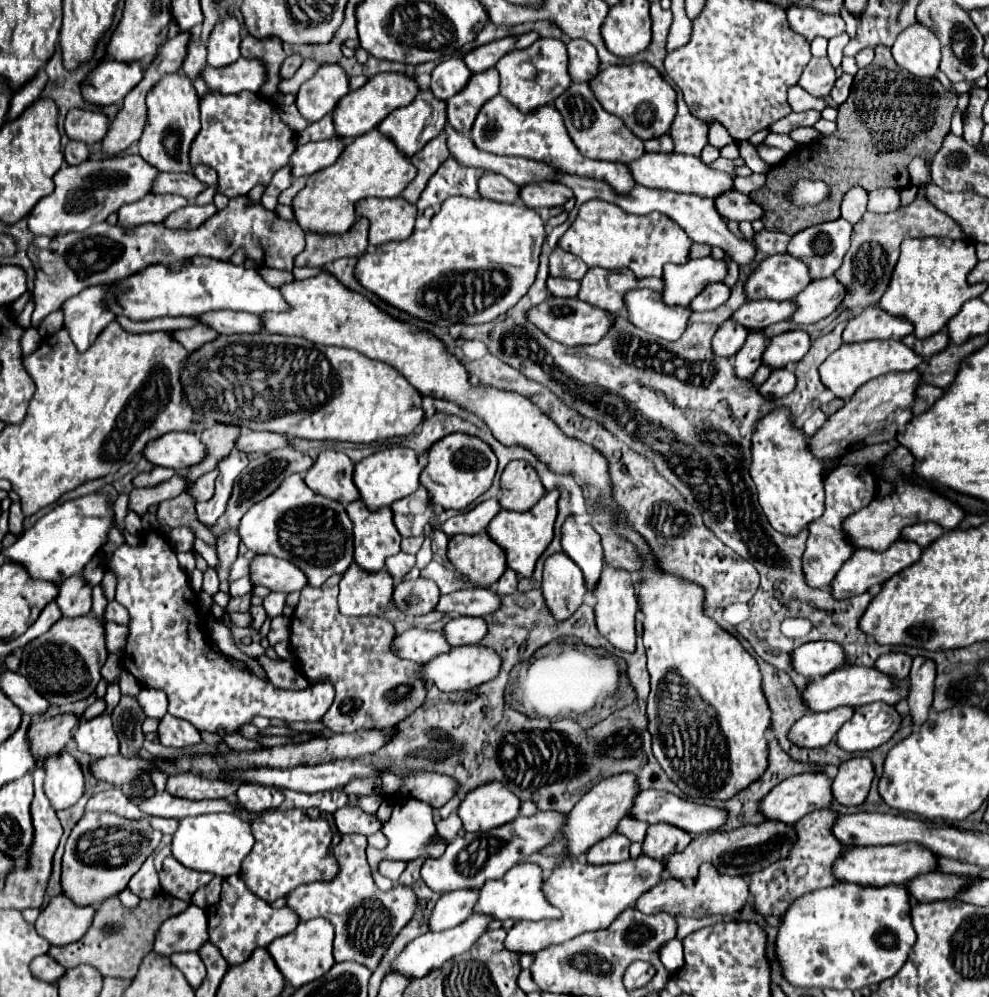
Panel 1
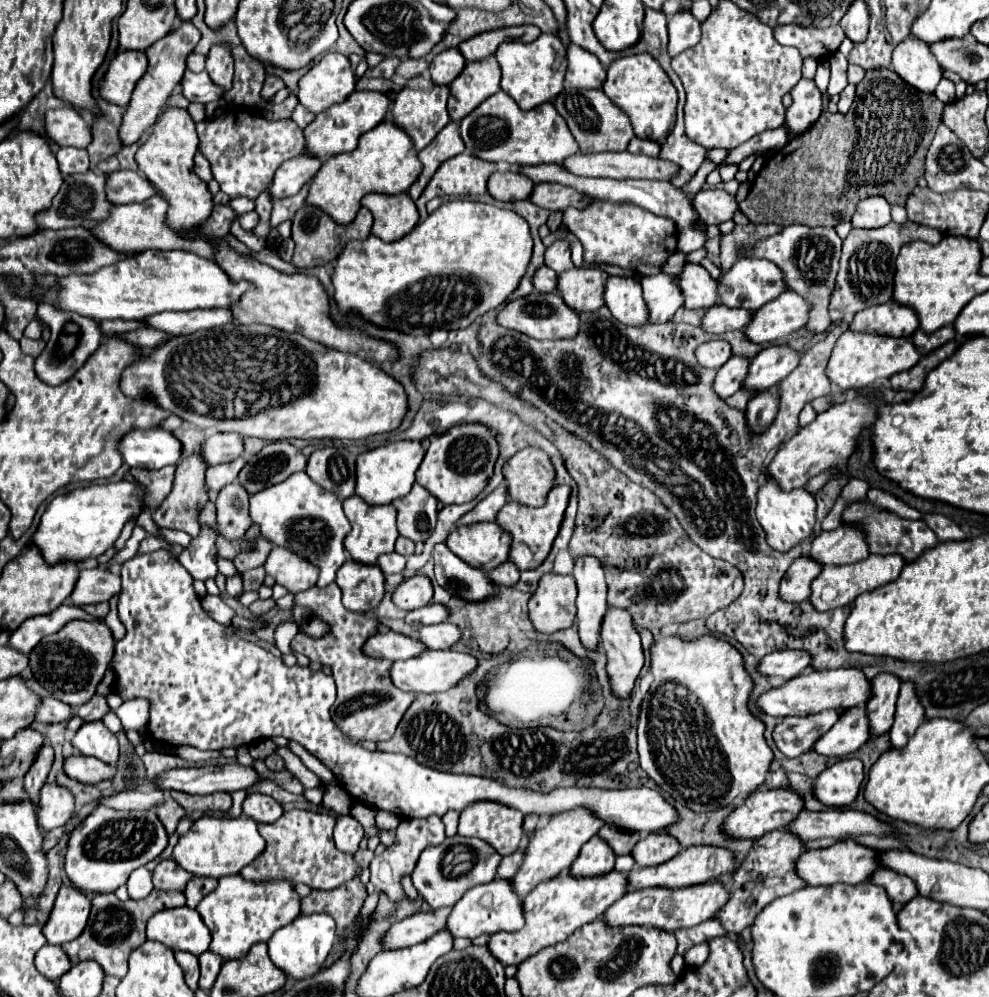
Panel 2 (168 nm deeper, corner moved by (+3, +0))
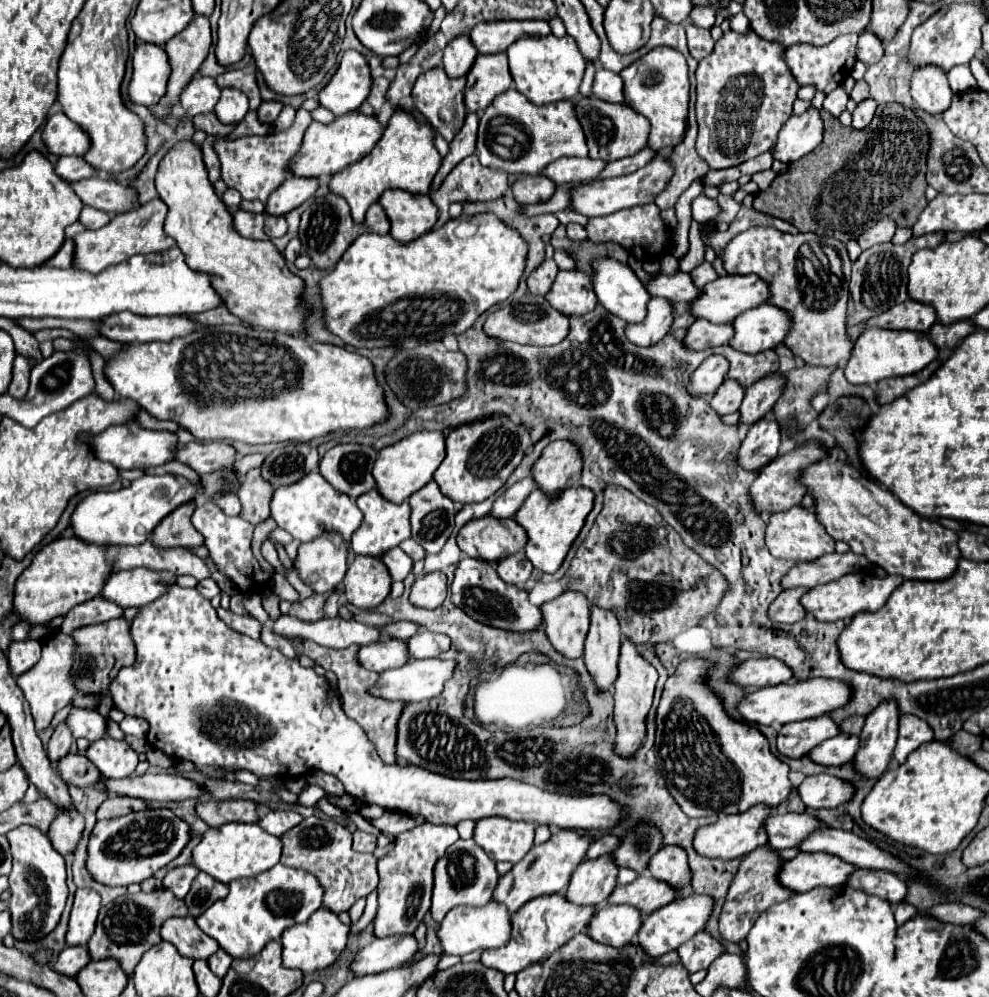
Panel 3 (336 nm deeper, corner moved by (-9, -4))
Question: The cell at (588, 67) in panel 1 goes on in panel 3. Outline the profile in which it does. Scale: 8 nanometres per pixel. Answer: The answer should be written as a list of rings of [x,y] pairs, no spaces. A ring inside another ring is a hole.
[[[598,68],[594,78],[594,96],[612,102],[612,104],[624,104],[624,90],[622,90],[622,78],[616,72]]]

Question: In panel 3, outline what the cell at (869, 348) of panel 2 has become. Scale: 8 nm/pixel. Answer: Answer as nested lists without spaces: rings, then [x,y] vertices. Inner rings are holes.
[[[868,328],[854,342],[854,350],[844,372],[846,372],[846,380],[852,384],[876,384],[878,380],[884,378],[920,372],[936,358],[938,358],[938,348],[934,346],[934,342],[928,338],[926,332]]]

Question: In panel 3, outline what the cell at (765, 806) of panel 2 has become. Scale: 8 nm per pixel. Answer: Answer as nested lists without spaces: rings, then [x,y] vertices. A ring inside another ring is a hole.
[[[750,808],[748,812],[736,814],[736,816],[720,816],[714,824],[702,826],[696,830],[692,846],[700,856],[706,858],[722,858],[722,860],[734,860],[742,858],[748,852],[756,850],[758,846],[764,846],[764,816],[768,816],[772,810],[770,808]]]

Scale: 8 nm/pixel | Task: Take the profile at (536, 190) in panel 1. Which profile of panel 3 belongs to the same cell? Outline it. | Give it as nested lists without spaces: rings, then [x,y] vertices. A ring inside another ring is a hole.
[[[658,152],[644,168],[626,174],[626,176],[618,176],[618,178],[608,178],[608,180],[600,180],[600,182],[592,182],[586,186],[580,186],[572,192],[572,208],[584,216],[608,216],[612,212],[624,210],[628,206],[638,206],[638,204],[650,204],[654,202],[654,198],[664,190],[664,186],[668,184],[668,180],[672,178],[674,168],[668,162],[668,158],[662,156],[662,152]]]

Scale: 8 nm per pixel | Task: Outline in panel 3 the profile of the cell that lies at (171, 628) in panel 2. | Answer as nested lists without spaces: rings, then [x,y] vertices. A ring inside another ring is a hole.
[[[174,584],[174,586],[170,586],[170,592],[162,596],[162,600],[154,600],[152,604],[142,606],[140,614],[132,620],[132,638],[134,638],[136,650],[138,650],[136,662],[132,666],[120,668],[118,676],[108,686],[108,692],[110,692],[112,702],[114,702],[114,708],[124,712],[126,716],[144,718],[148,722],[148,726],[150,726],[146,738],[148,738],[152,748],[158,748],[164,754],[172,756],[172,758],[178,756],[182,760],[190,760],[196,766],[196,770],[202,772],[208,778],[224,780],[224,774],[222,774],[224,770],[230,770],[230,772],[248,770],[248,772],[256,774],[258,778],[270,778],[270,776],[288,778],[288,774],[304,776],[310,770],[322,770],[326,774],[336,776],[344,784],[346,794],[354,796],[360,802],[374,802],[374,804],[380,804],[382,808],[388,808],[388,810],[400,810],[400,812],[408,812],[408,814],[422,814],[432,824],[450,824],[450,826],[456,826],[460,820],[466,820],[466,818],[480,820],[480,818],[488,818],[488,816],[504,816],[504,818],[510,818],[510,820],[528,820],[528,822],[534,822],[534,824],[548,824],[548,826],[552,824],[552,826],[558,826],[558,828],[586,828],[586,830],[590,830],[590,828],[610,828],[610,826],[614,826],[622,818],[620,806],[612,804],[612,800],[608,800],[606,796],[566,796],[566,794],[548,792],[548,790],[542,790],[542,788],[536,788],[536,786],[512,780],[512,778],[502,778],[502,780],[456,780],[456,778],[448,778],[448,776],[440,776],[440,774],[428,772],[424,768],[416,768],[412,764],[410,766],[400,766],[400,764],[386,766],[386,764],[380,764],[380,756],[376,756],[376,750],[372,748],[372,742],[368,740],[368,736],[364,736],[364,730],[354,720],[350,720],[344,714],[338,696],[328,688],[328,682],[326,682],[324,676],[318,676],[314,670],[300,666],[300,662],[296,658],[290,660],[280,650],[268,648],[264,642],[252,640],[252,638],[232,630],[230,626],[226,626],[218,618],[218,614],[212,608],[212,604],[208,600],[204,600],[196,592],[196,588],[180,588],[178,584]]]

